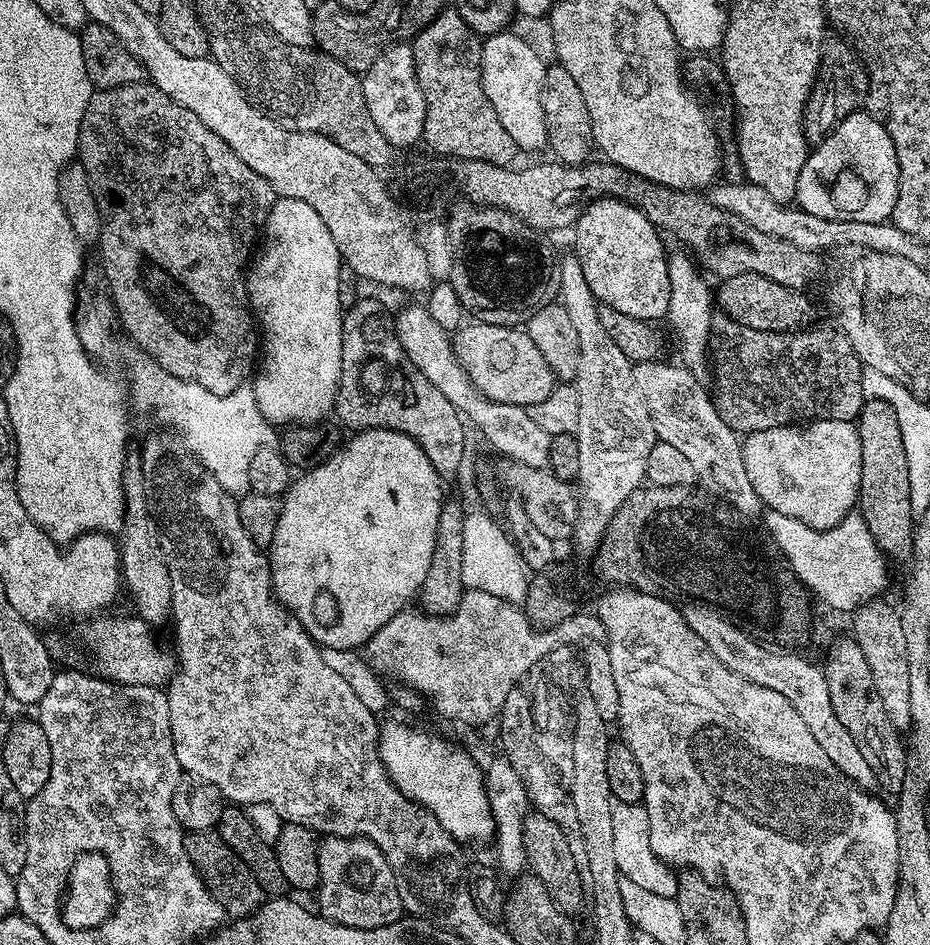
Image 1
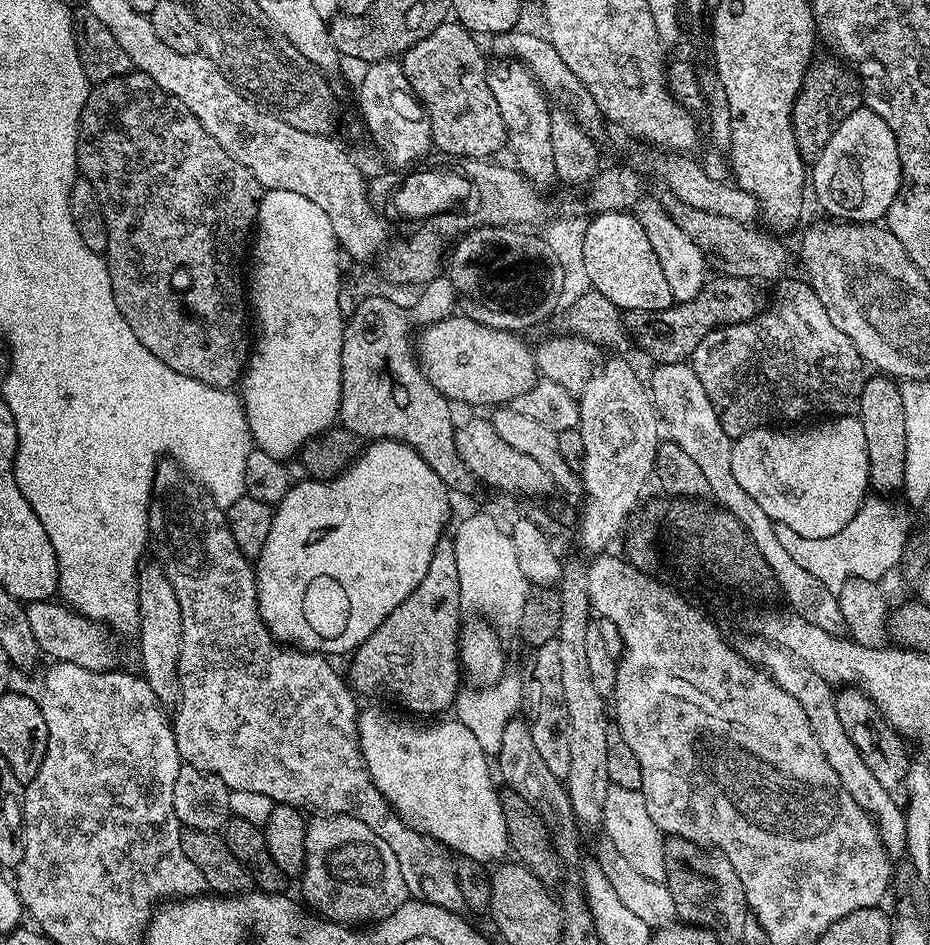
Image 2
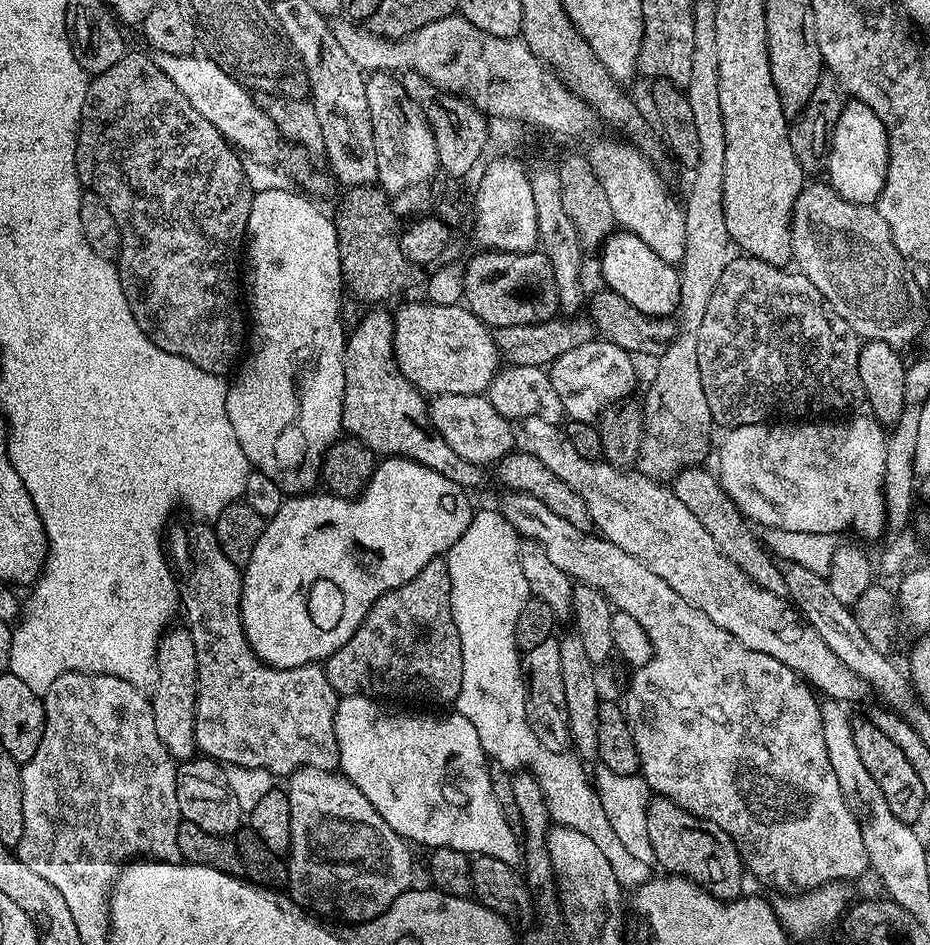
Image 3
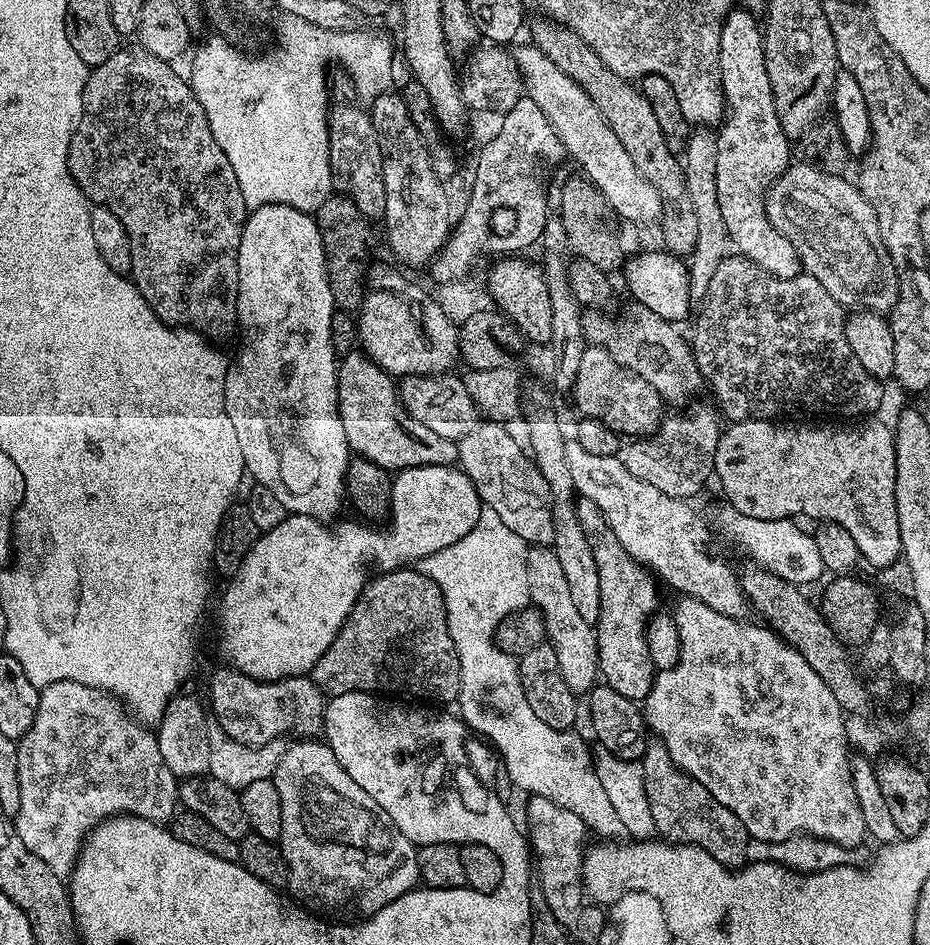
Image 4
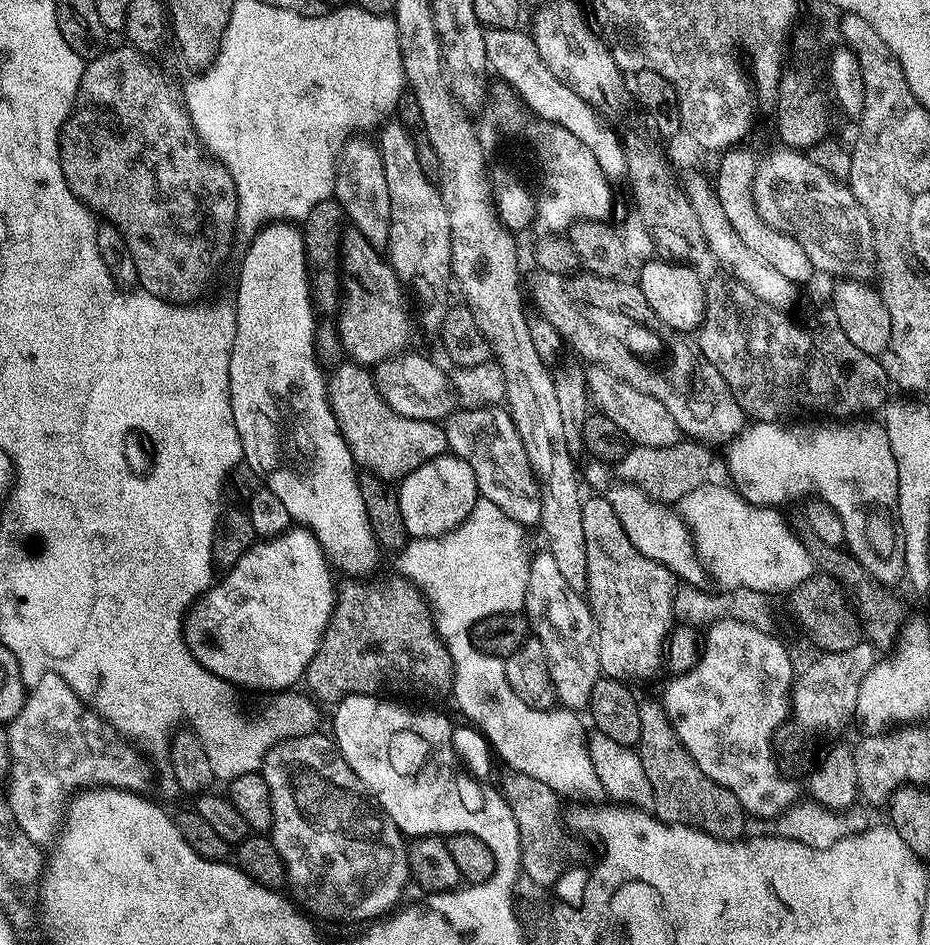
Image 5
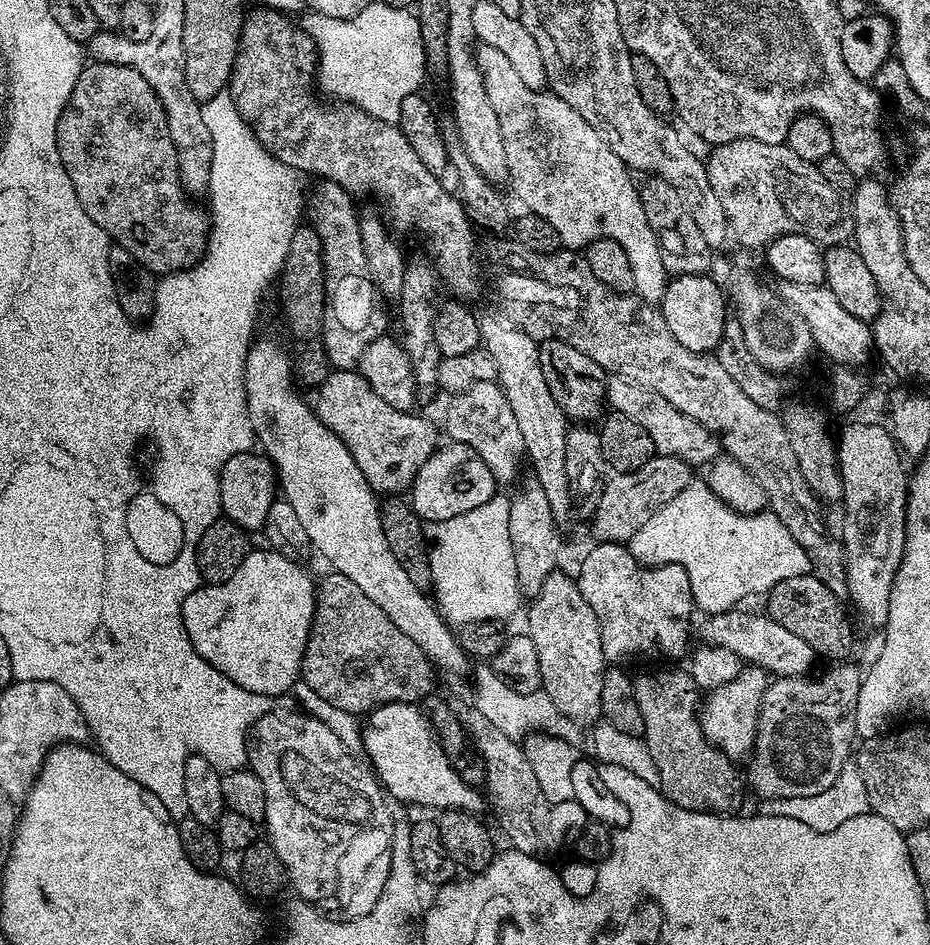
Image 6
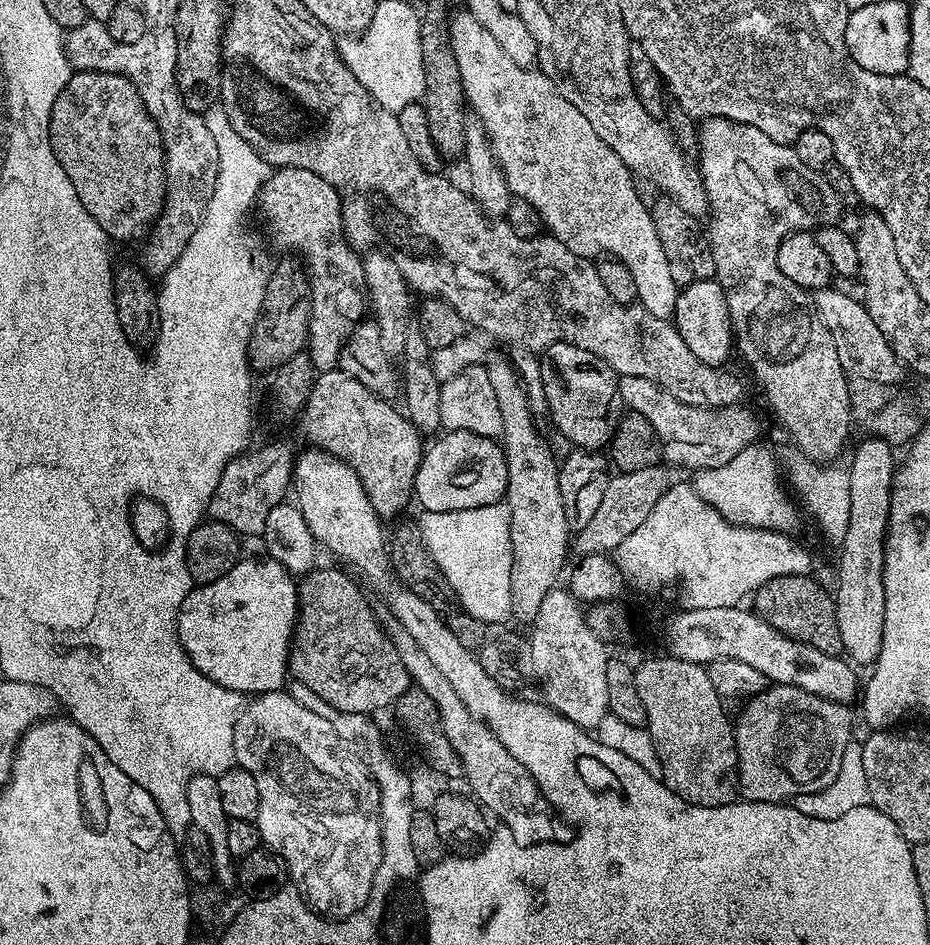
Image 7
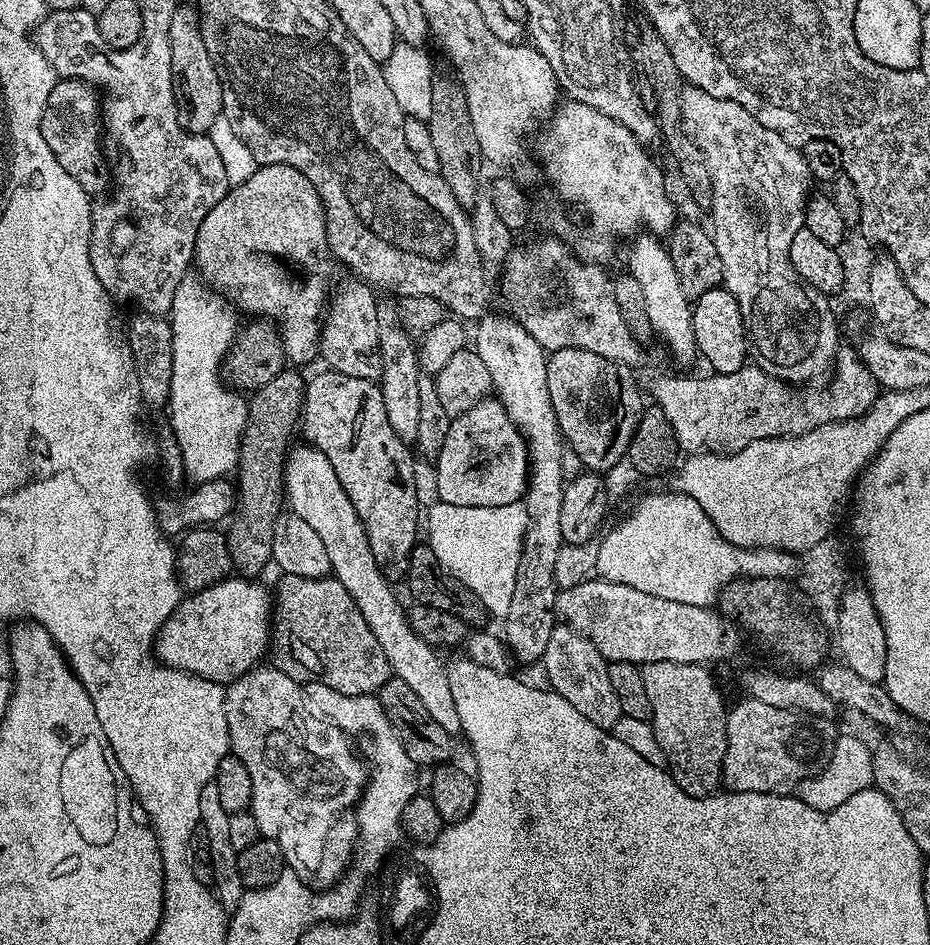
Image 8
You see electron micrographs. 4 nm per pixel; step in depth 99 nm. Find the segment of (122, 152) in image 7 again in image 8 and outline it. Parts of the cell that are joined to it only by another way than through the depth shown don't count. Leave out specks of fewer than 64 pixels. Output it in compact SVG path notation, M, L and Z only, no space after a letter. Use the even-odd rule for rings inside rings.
M57 79L54 90L50 90L50 98L46 98L40 129L62 170L66 170L82 190L89 194L109 191L110 168L102 143L102 100L93 85L85 80Z

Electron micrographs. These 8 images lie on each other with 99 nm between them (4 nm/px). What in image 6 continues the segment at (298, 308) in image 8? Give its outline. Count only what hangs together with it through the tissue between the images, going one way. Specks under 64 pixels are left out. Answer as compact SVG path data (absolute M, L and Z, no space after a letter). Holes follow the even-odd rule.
M320 180L318 186L320 189L316 197L310 200L310 210L312 206L311 223L320 235L324 263L324 326L319 339L324 342L328 362L333 369L352 370L357 367L362 350L385 335L388 316L384 313L382 297L366 266L360 216L352 205L352 193L332 180Z

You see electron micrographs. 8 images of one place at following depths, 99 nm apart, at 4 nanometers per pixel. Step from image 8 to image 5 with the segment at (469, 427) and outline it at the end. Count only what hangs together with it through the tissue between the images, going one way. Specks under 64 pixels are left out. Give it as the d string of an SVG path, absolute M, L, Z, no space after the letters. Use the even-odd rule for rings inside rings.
M451 454L436 456L433 460L427 460L425 464L418 466L418 470L399 481L398 491L402 514L408 521L408 531L416 536L442 536L451 528L456 528L468 517L470 510L474 510L478 499L474 470L470 470L470 466L462 458Z

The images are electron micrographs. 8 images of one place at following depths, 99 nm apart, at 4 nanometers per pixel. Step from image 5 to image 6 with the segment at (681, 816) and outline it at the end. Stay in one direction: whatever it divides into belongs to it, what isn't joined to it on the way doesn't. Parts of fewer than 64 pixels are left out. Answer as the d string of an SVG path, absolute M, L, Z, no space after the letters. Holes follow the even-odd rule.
M668 668L665 672L644 672L633 679L634 698L638 698L638 710L642 710L645 746L650 750L650 758L654 758L654 766L658 766L660 775L658 787L668 799L678 806L695 812L718 812L732 814L744 800L746 780L736 769L737 765L729 760L718 748L712 747L704 736L700 725L698 709L702 704L702 692L697 687L691 671L680 668Z

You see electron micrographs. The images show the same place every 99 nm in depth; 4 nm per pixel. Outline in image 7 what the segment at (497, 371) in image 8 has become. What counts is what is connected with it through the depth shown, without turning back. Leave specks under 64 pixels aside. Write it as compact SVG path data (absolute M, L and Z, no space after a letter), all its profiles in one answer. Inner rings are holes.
M504 360L487 361L490 386L498 394L498 408L504 419L502 447L508 462L506 503L510 510L510 542L512 543L512 573L510 602L515 619L535 621L546 594L557 587L560 571L570 552L570 529L566 510L562 510L562 494L558 486L560 469L557 457L552 457L546 441L540 437L532 421L534 409L523 383L513 365Z

